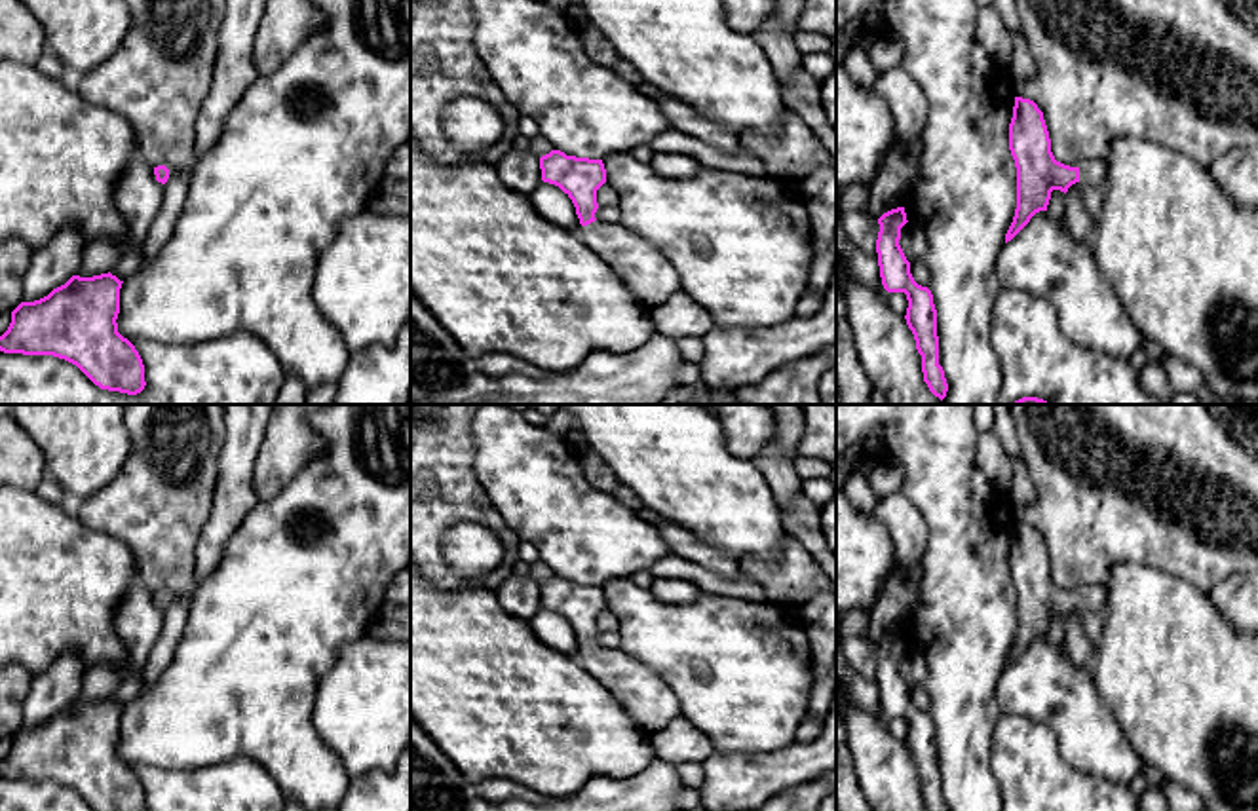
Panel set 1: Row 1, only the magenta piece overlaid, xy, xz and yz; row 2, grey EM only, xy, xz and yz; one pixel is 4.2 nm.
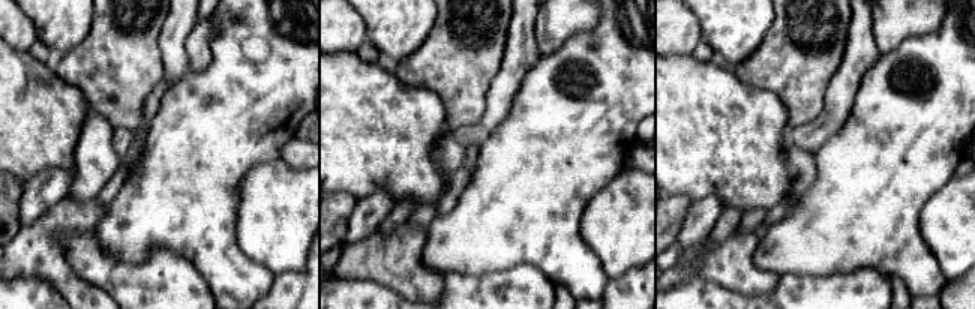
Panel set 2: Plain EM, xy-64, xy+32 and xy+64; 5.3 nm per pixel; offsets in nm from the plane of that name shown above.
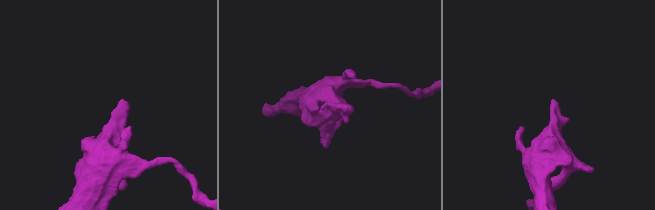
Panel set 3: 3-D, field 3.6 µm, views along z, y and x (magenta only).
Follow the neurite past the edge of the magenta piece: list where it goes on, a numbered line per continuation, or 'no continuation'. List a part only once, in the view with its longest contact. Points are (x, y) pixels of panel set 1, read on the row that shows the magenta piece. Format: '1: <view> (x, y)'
1: xz (648, 274)

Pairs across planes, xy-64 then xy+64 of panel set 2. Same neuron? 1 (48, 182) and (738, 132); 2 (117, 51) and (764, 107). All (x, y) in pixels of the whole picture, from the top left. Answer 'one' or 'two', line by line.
1: two
2: two

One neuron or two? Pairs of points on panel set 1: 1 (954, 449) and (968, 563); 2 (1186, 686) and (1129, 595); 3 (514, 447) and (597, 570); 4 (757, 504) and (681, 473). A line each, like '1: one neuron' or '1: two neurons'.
1: one neuron
2: one neuron
3: one neuron
4: one neuron

